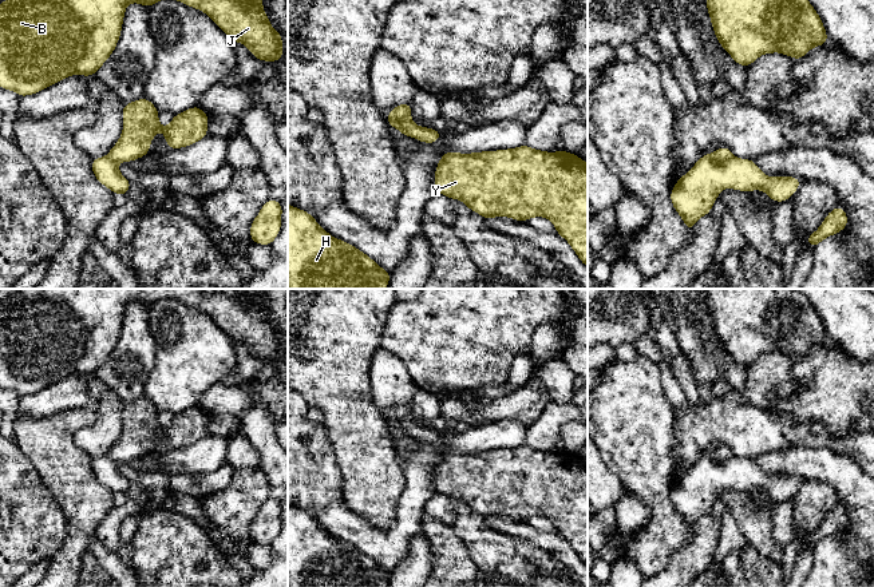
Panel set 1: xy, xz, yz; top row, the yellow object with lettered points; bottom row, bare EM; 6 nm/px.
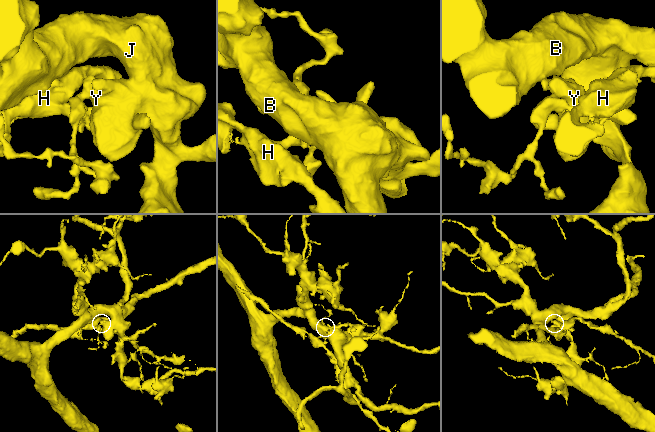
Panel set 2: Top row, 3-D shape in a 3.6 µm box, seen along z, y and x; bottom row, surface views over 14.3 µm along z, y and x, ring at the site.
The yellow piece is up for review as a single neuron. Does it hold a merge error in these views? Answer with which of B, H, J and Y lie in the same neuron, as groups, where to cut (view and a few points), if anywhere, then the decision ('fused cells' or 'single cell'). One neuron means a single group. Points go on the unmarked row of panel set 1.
B J Y / H; cut in xz along (408, 415), (403, 421), (403, 427), (411, 435); fused cells

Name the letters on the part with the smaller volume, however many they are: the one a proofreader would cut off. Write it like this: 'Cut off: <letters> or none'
Cut off: H

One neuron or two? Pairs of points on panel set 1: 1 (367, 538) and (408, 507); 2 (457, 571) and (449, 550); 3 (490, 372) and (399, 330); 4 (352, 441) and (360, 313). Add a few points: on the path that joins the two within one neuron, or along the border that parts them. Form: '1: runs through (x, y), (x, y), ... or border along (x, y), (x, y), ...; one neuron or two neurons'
1: runs through (380, 539), (387, 539), (406, 520); one neuron
2: runs through (453, 566), (449, 555); one neuron
3: runs through (467, 349), (457, 338), (422, 334); one neuron
4: runs through (351, 409), (352, 345); one neuron

